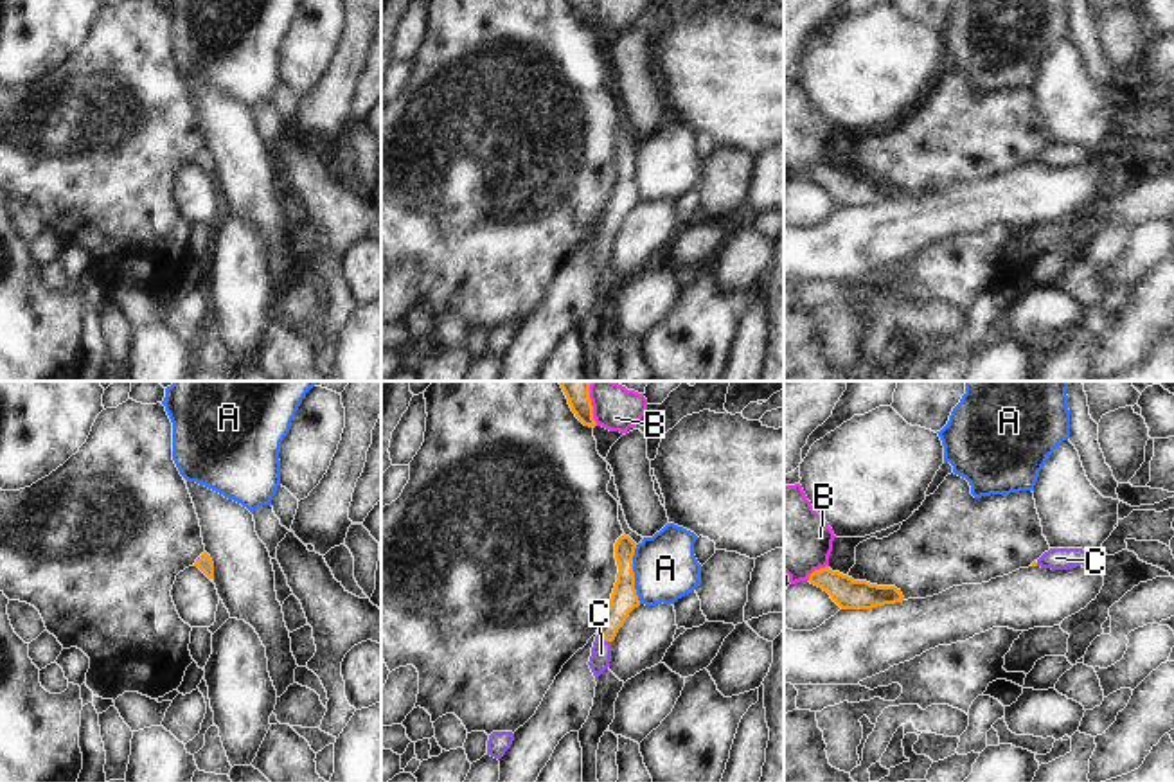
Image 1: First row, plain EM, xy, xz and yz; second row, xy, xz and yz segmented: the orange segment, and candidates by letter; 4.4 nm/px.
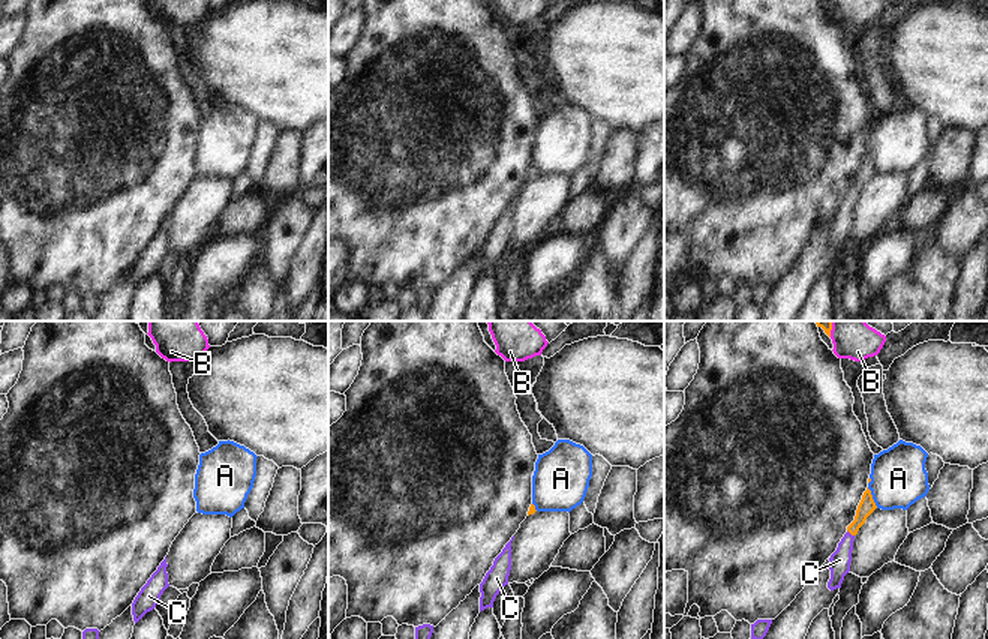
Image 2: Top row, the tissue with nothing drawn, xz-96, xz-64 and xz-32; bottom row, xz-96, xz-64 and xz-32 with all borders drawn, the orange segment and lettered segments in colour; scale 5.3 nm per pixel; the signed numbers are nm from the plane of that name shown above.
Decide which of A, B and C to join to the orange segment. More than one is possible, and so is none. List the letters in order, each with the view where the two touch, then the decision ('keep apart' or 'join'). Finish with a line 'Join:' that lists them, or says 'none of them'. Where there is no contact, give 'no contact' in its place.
A: contact in xz; keep apart
B: contact in yz; keep apart
C: contact in xz; join
Join: C

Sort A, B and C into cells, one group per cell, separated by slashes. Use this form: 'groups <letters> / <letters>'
groups A / B / C

